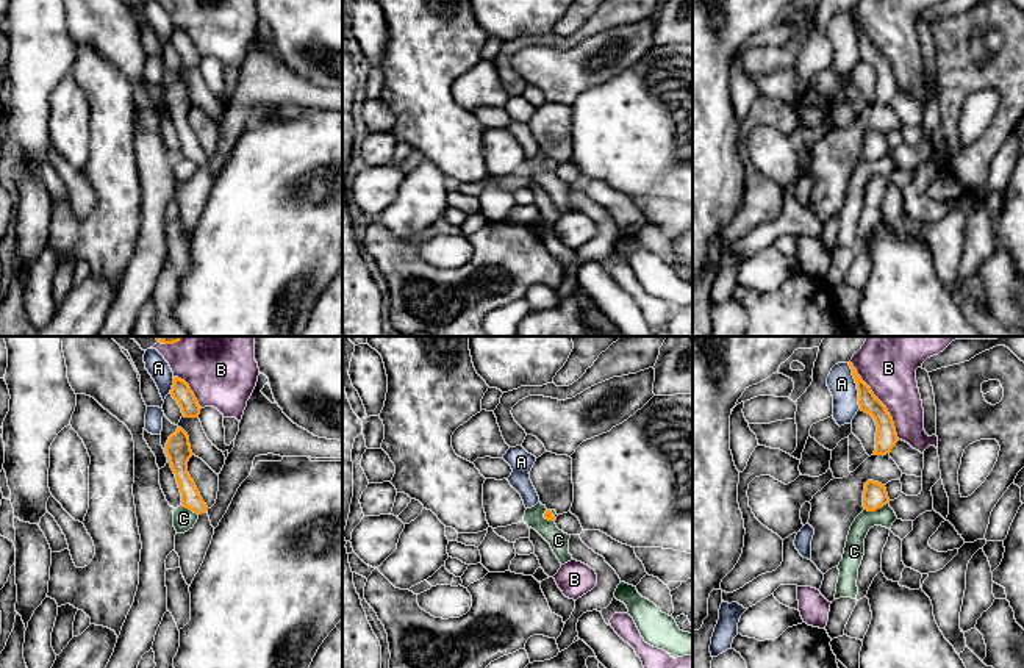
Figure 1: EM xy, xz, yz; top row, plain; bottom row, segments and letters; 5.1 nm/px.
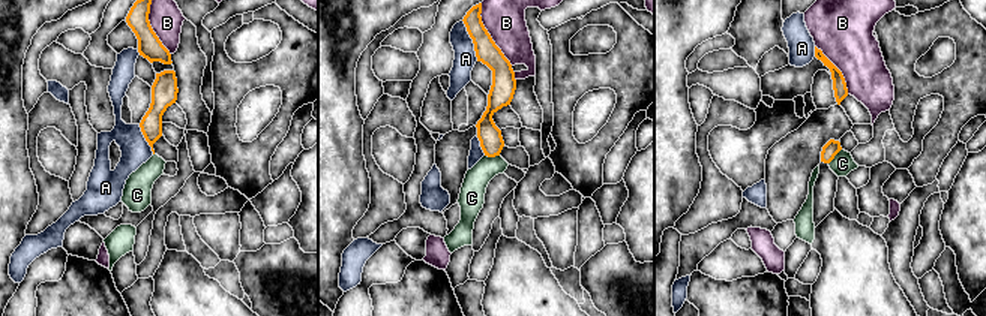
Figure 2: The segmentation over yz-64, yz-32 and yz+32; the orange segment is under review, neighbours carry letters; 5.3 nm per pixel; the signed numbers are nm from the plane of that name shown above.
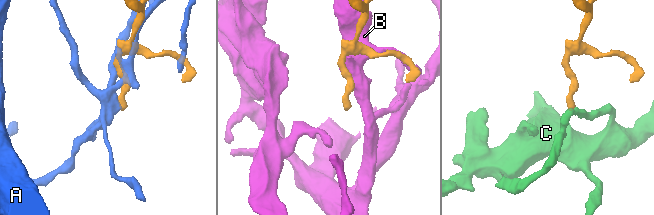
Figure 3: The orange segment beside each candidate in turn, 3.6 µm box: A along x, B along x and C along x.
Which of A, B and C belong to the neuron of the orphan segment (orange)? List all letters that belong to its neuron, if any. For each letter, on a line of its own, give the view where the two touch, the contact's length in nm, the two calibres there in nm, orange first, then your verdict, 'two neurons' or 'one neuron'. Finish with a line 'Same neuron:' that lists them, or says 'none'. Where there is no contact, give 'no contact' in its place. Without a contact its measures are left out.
A: meets orange in yz; contact 240 nm long; 100 nm thick on the orange side, 140 nm on the other; two neurons
B: meets orange in yz; contact 480 nm long; 110 nm thick on the orange side, 300 nm on the other; two neurons
C: meets orange in yz; contact 130 nm long; 130 nm thick on the orange side, 110 nm on the other; two neurons
Same neuron: none

